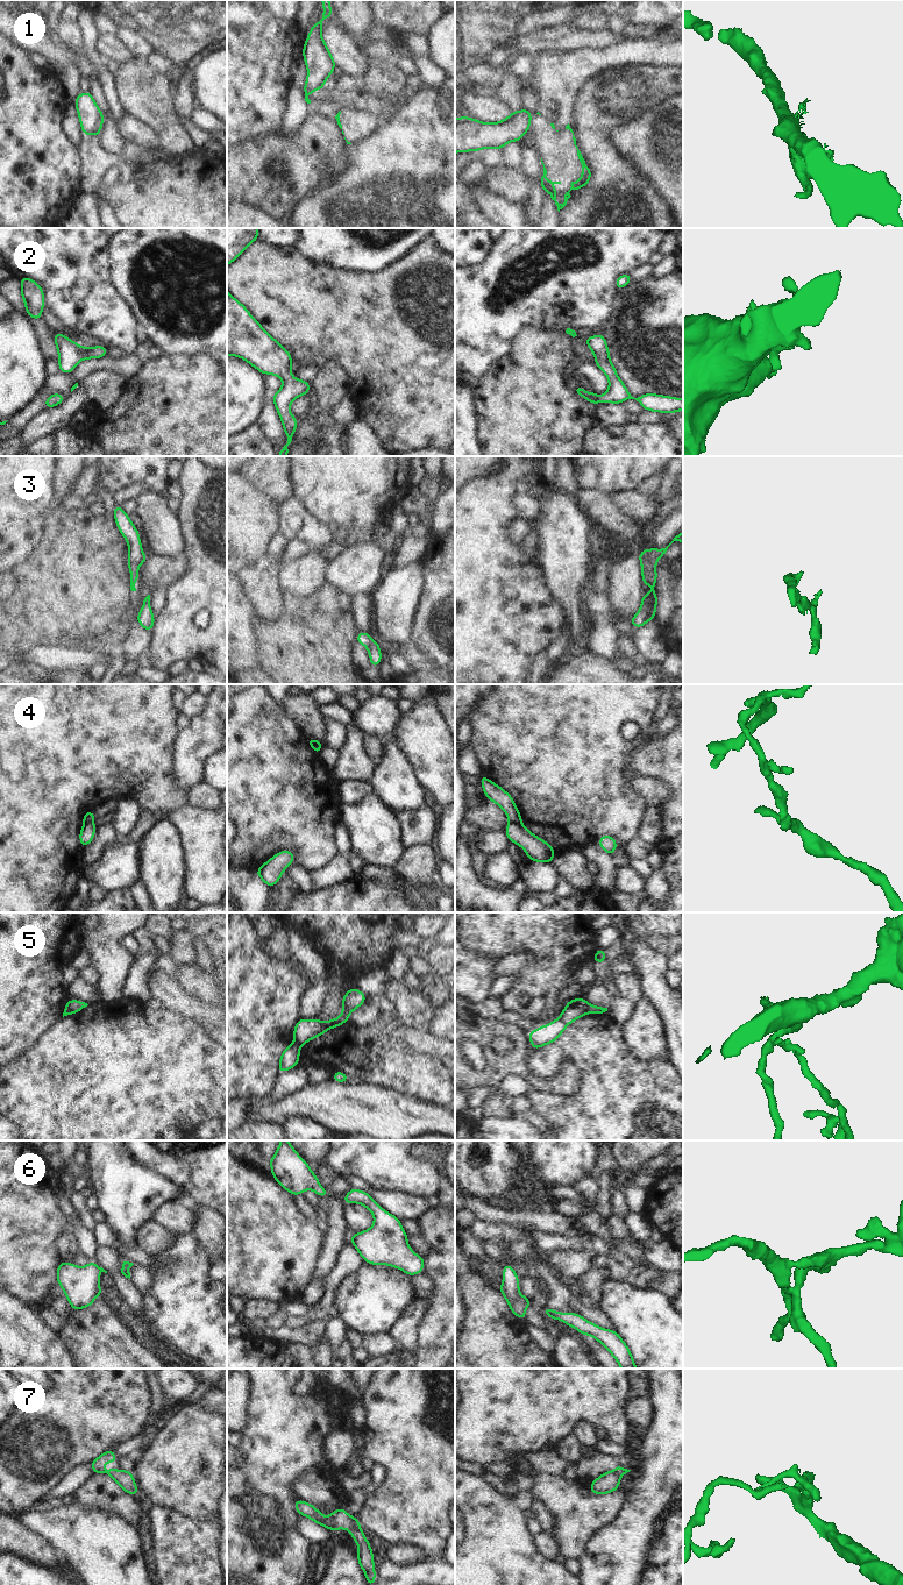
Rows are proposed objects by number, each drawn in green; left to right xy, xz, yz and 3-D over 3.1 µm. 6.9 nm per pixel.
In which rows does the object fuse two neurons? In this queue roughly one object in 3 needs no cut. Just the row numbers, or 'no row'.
1, 3, 4, 5, 7.

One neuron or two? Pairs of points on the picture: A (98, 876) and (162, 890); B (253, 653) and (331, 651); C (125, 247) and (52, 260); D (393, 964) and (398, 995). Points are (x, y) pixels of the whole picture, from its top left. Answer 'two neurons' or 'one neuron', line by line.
A: two neurons
B: two neurons
C: two neurons
D: two neurons

